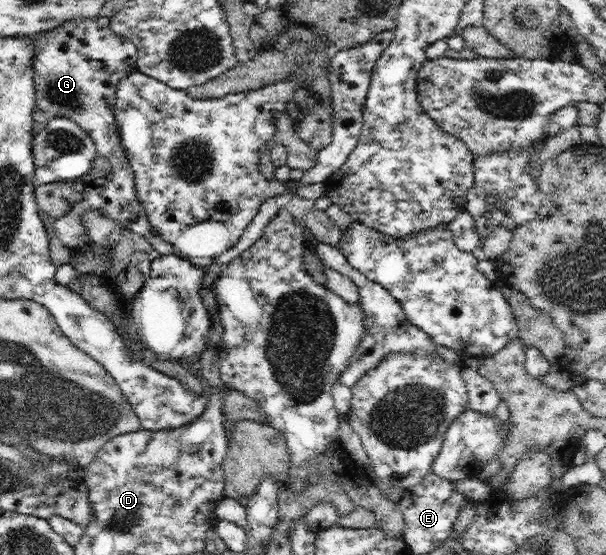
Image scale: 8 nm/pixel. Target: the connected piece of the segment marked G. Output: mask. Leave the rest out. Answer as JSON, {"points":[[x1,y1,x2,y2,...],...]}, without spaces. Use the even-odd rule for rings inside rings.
{"points":[[74,18,60,26,38,33,33,48,33,79,35,82,35,106,48,116,72,119,95,142,97,154,110,161,112,169,102,181,90,185,83,197,60,218,52,221,56,236,62,243,76,250,89,239,82,226,85,210,99,210,111,217,119,229,128,229,142,235,151,245,152,254,167,255,173,246,162,240,152,230,144,207,136,196,133,167,120,143,120,129,114,118,114,106,118,84,130,76,136,68,137,46,127,38,118,36,108,18]]}

